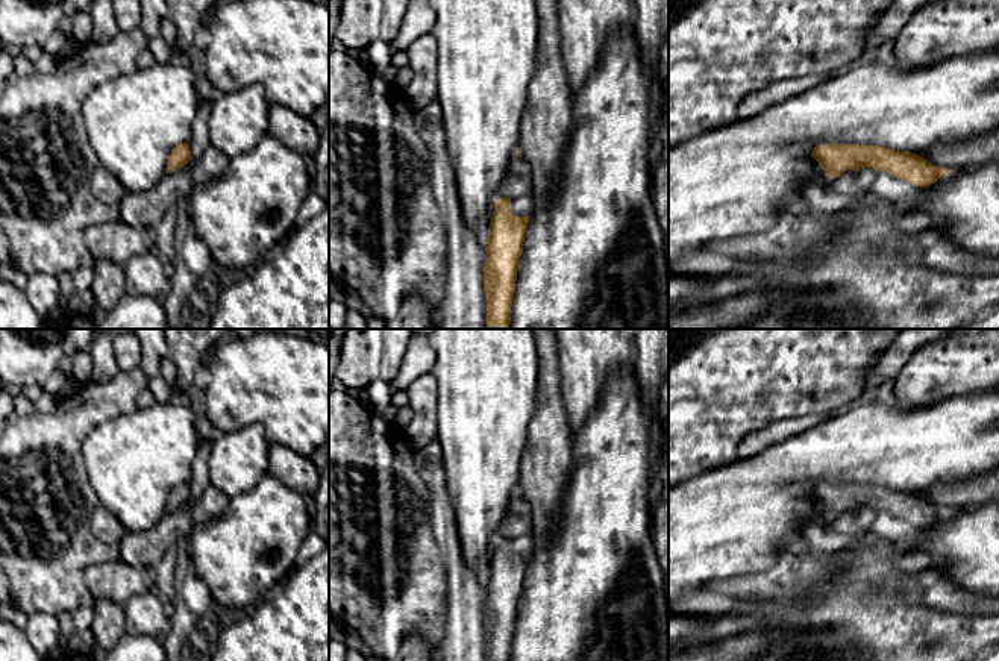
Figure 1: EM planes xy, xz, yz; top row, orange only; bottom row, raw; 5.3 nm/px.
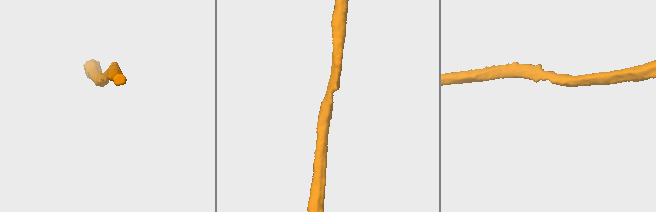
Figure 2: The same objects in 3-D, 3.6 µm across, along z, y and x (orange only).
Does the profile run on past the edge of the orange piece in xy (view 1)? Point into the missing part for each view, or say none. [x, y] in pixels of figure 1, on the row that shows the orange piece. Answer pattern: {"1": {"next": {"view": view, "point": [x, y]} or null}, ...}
{"1": {"next": null}}

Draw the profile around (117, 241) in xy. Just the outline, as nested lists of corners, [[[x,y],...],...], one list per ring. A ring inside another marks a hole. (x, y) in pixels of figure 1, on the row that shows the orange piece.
[[[120,218],[89,226],[85,230],[85,243],[94,261],[108,259],[121,267],[124,267],[132,256],[155,249],[150,227],[130,226]]]

